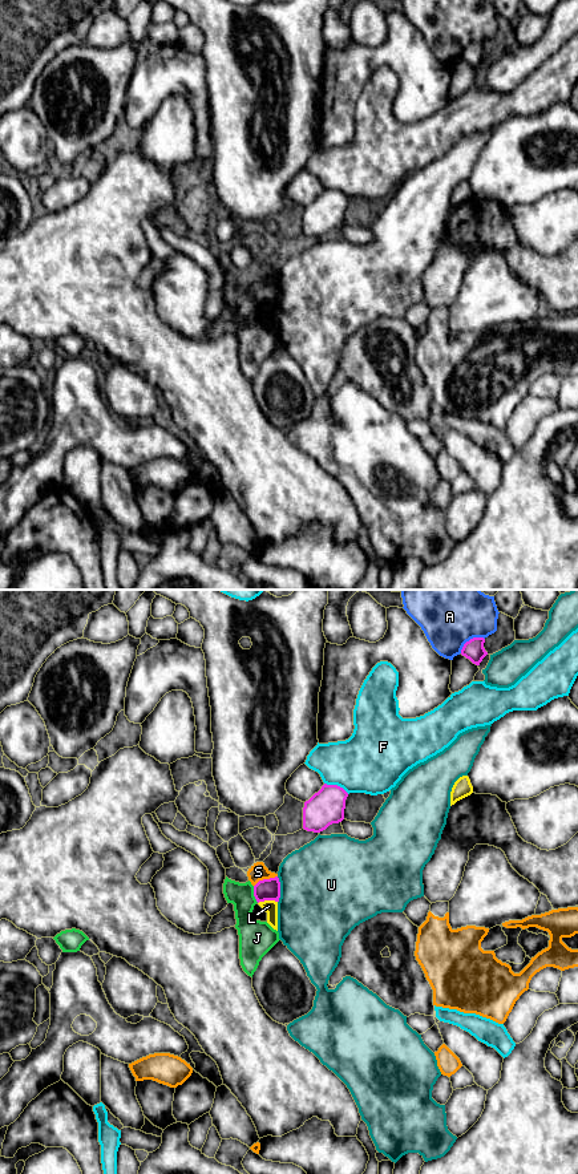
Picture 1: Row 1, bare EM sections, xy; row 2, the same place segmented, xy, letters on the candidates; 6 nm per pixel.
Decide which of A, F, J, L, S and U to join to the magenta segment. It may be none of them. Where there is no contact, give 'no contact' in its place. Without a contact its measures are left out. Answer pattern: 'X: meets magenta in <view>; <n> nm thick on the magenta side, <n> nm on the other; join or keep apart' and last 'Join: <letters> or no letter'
A: meets magenta in xy; 130 nm thick on the magenta side, 320 nm on the other; keep apart
F: meets magenta in xy; 220 nm thick on the magenta side, 380 nm on the other; keep apart
J: meets magenta in xy; 130 nm thick on the magenta side, 190 nm on the other; keep apart
L: meets magenta in xy; 130 nm thick on the magenta side, 80 nm on the other; keep apart
S: meets magenta in xy; 130 nm thick on the magenta side, 100 nm on the other; keep apart
U: meets magenta in xy; 130 nm thick on the magenta side, 500 nm on the other; keep apart
Join: no letter

